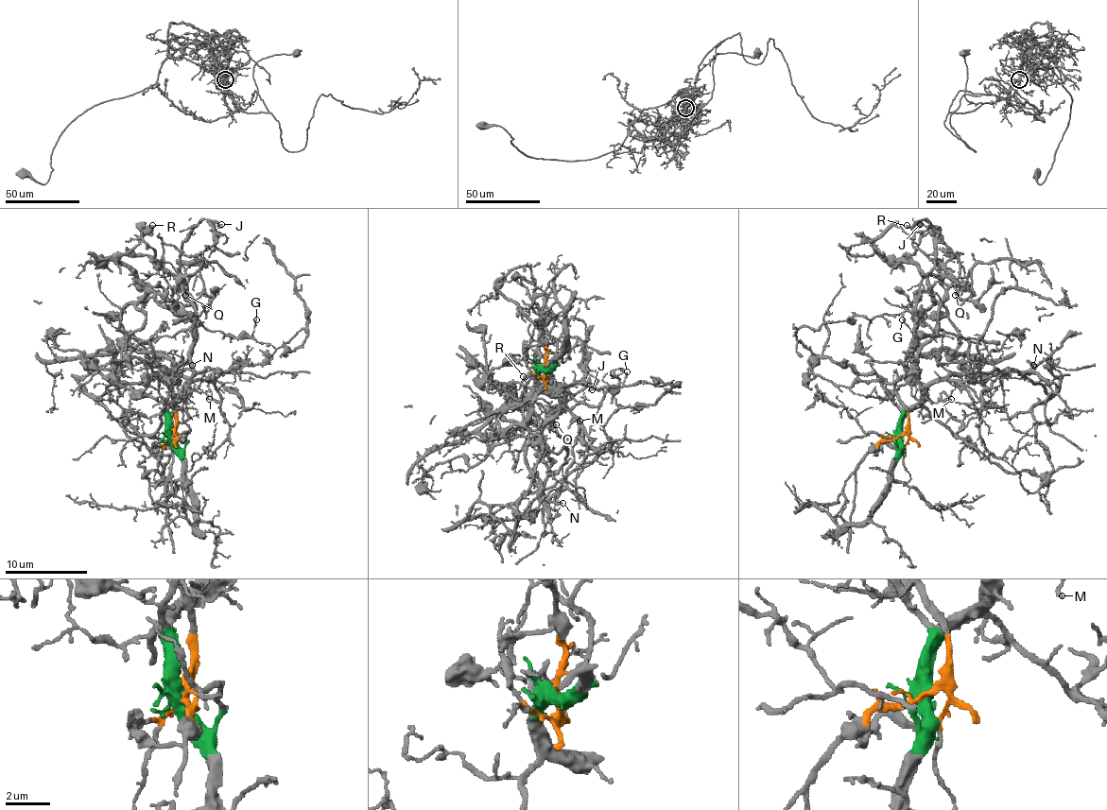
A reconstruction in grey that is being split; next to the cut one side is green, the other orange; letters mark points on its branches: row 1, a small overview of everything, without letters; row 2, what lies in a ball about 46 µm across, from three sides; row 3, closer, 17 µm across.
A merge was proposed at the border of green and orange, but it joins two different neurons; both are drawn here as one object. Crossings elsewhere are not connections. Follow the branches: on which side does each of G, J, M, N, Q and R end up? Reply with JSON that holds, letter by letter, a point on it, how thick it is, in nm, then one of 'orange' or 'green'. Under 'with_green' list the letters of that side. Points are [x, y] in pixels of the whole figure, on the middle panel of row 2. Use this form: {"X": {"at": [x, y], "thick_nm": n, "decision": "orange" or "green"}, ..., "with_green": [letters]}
{"G": {"at": [627, 371], "thick_nm": 170, "decision": "orange"}, "J": {"at": [592, 389], "thick_nm": 120, "decision": "green"}, "M": {"at": [579, 421], "thick_nm": 120, "decision": "green"}, "N": {"at": [562, 503], "thick_nm": 140, "decision": "green"}, "Q": {"at": [556, 424], "thick_nm": 130, "decision": "green"}, "R": {"at": [523, 376], "thick_nm": 150, "decision": "orange"}, "with_green": ["J", "M", "N", "Q"]}

